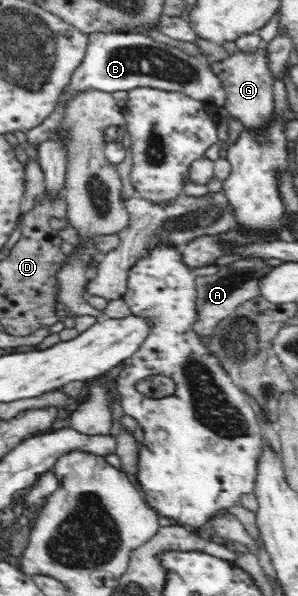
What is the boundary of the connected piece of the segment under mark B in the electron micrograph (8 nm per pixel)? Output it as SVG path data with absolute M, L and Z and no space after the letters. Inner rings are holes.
M102 33L88 35L88 45L83 62L75 69L70 83L64 89L55 110L34 129L27 132L28 145L40 145L50 140L63 118L65 103L78 92L100 90L108 93L127 91L137 87L176 91L186 94L193 100L202 101L214 107L226 103L226 92L222 82L208 66L204 55L191 56L186 52L138 33Z

